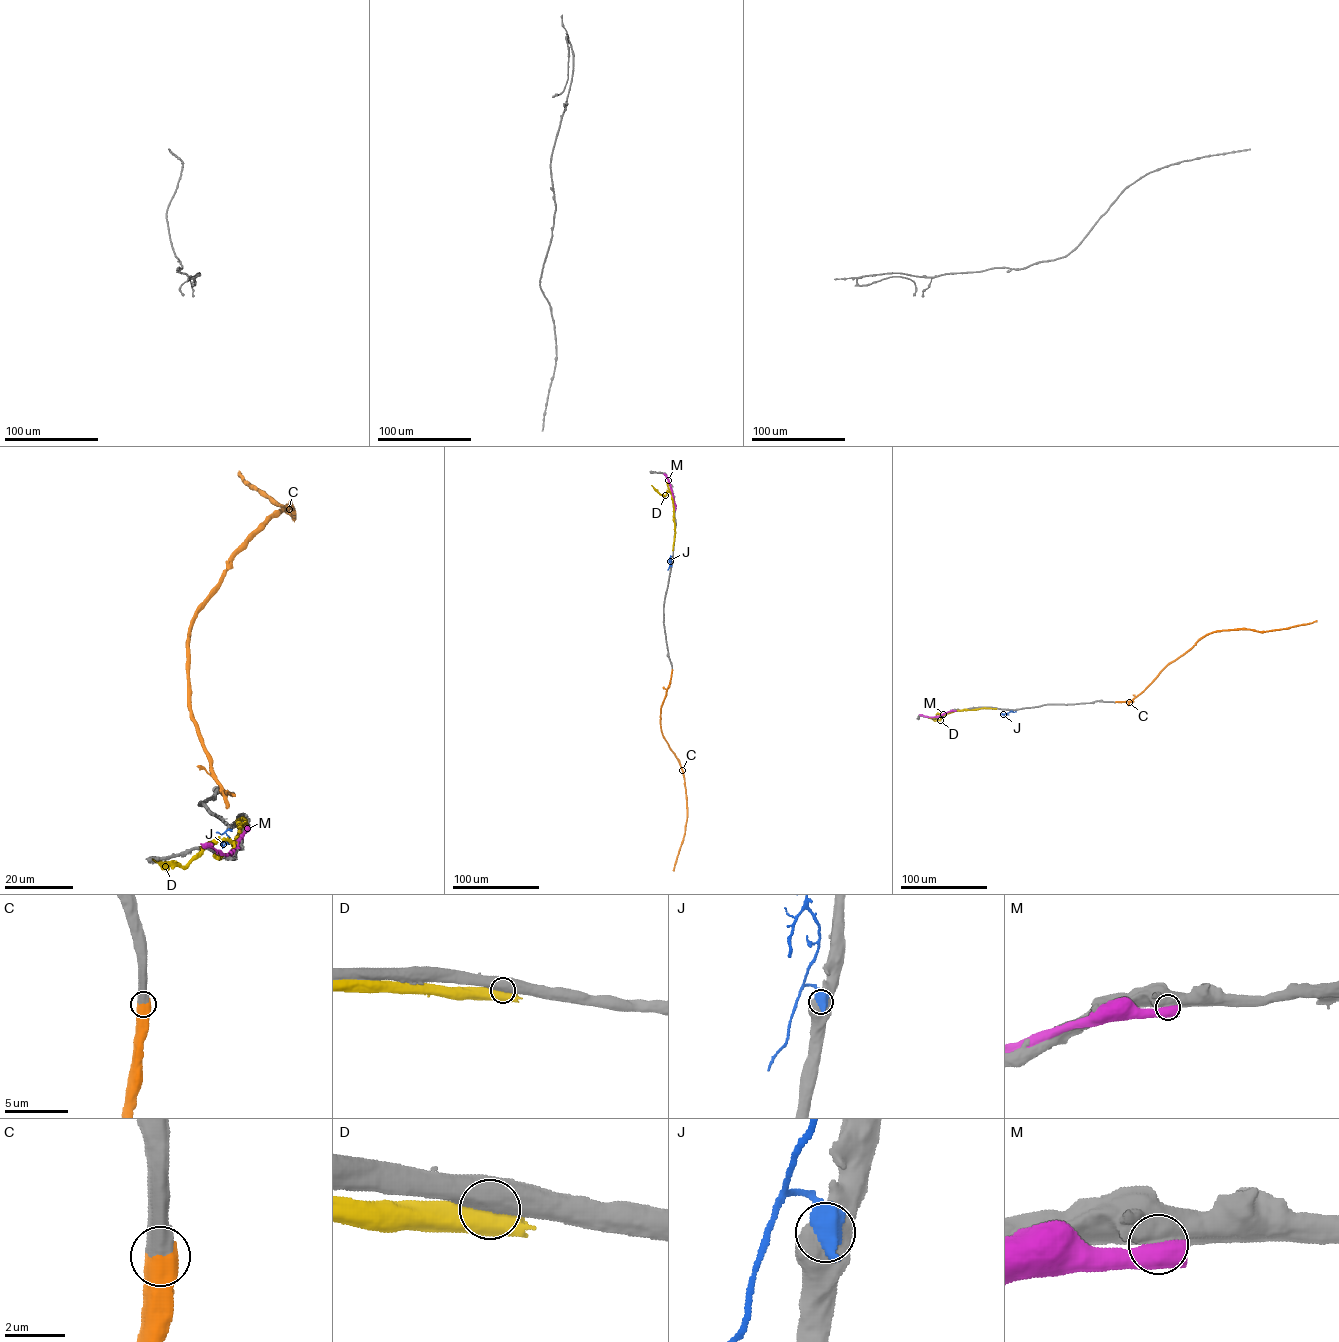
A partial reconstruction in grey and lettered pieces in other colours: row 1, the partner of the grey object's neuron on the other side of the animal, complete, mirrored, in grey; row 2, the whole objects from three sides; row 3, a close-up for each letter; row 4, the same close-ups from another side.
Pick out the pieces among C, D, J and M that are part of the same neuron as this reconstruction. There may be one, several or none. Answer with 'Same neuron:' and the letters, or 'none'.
Same neuron: C

